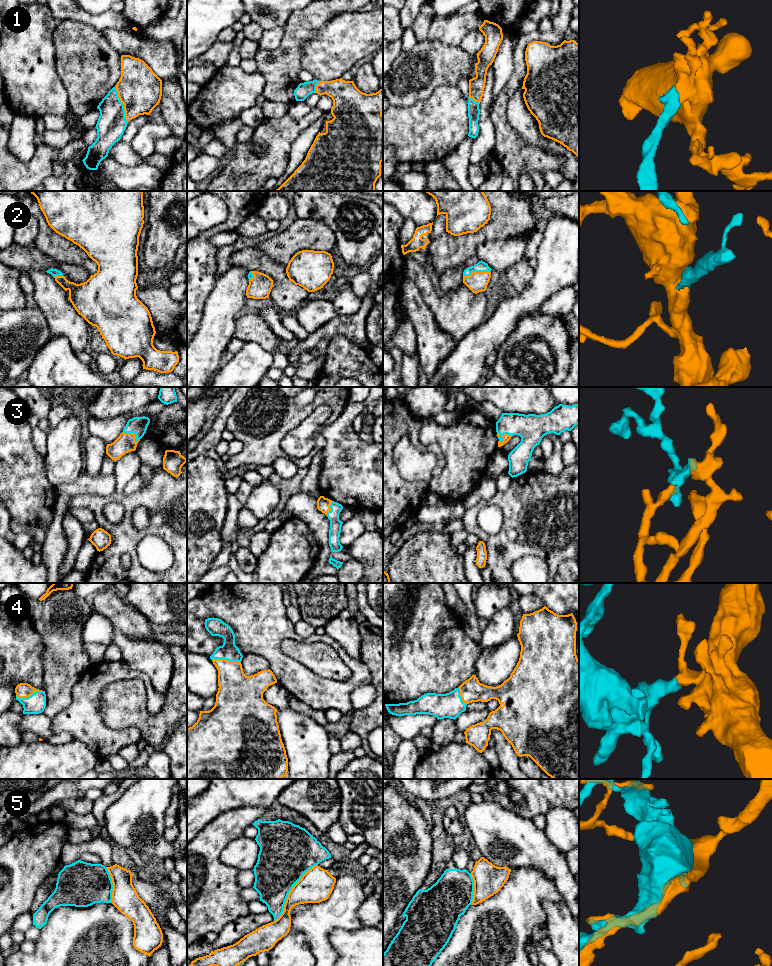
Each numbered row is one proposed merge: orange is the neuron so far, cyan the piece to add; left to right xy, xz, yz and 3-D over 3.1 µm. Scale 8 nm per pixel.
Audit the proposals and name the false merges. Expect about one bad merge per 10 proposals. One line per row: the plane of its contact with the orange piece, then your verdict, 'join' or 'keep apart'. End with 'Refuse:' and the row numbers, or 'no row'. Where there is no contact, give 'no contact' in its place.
1: xy | join
2: yz | join
3: yz | join
4: xz | join
5: xz | join
Refuse: no row

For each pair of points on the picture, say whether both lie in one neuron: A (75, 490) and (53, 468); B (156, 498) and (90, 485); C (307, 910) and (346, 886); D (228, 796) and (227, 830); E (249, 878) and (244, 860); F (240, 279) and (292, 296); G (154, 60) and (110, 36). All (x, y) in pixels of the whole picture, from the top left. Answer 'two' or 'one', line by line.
A: two
B: two
C: one
D: two
E: two
F: two
G: one

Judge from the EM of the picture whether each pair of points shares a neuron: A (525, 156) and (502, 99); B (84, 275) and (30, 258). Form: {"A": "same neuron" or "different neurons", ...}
{"A": "same neuron", "B": "same neuron"}

